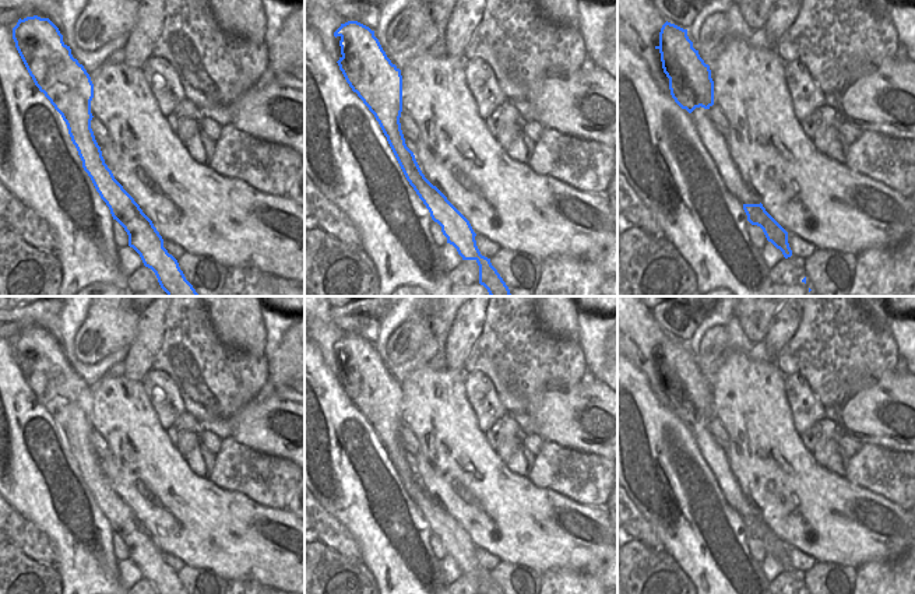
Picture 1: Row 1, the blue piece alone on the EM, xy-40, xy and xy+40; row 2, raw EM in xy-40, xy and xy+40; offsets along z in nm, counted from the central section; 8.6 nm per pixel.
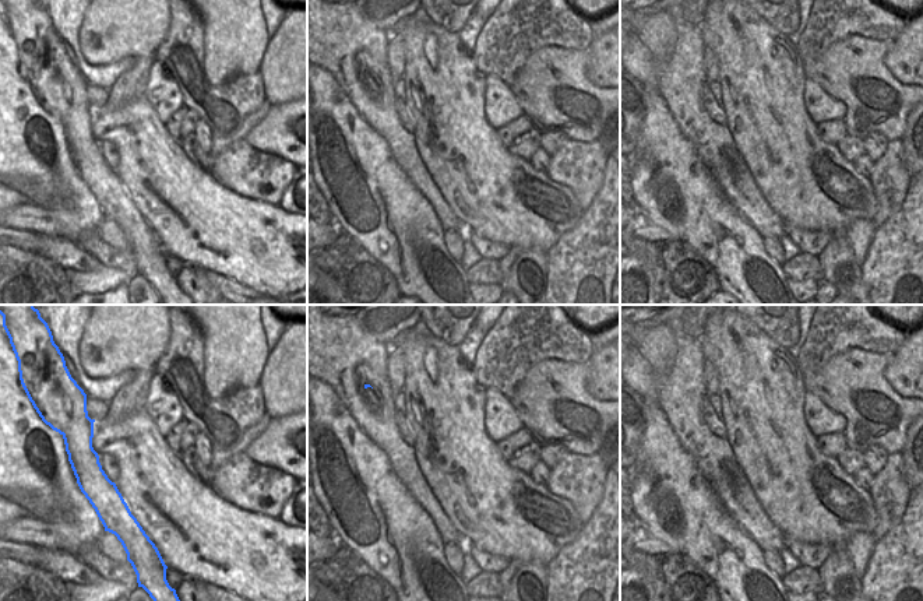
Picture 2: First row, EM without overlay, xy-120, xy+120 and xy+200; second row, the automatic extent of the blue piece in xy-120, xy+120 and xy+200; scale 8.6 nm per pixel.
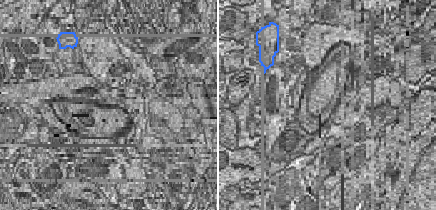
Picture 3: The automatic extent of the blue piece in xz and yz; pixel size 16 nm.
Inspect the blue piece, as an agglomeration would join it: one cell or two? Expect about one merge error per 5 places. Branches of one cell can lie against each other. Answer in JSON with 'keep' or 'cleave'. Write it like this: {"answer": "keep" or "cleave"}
{"answer": "keep"}

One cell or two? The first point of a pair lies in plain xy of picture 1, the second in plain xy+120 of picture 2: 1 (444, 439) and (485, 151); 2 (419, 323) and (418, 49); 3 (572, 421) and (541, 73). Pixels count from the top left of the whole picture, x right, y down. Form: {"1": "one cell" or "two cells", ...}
{"1": "one cell", "2": "two cells", "3": "one cell"}

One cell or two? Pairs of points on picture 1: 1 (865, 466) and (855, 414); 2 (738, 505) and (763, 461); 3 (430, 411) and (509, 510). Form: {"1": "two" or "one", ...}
{"1": "two", "2": "two", "3": "one"}

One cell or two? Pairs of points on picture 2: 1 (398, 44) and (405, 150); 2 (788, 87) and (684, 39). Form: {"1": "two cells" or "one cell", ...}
{"1": "two cells", "2": "two cells"}

